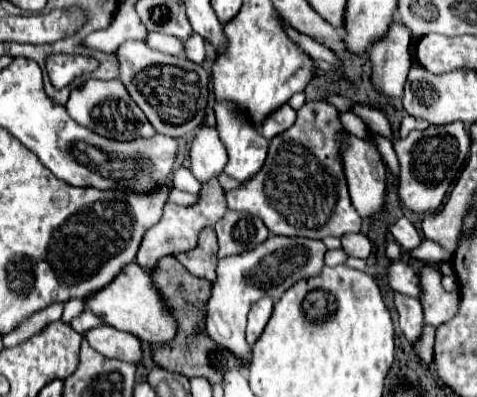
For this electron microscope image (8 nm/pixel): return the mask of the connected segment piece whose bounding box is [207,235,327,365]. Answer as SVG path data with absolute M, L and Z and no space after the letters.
M273 235L267 241L259 243L251 251L241 255L229 255L219 259L217 281L213 283L213 295L207 303L207 333L221 347L231 349L233 355L239 355L247 365L251 359L251 347L245 341L245 319L253 303L263 295L279 299L291 285L305 277L315 277L323 269L323 255L327 247L323 241L305 239L305 237L279 237Z

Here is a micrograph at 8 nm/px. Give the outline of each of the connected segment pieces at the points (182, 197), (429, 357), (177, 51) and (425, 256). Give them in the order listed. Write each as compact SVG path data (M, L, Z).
M173 188L169 194L168 201L183 205L183 206L190 206L196 203L198 200L198 196L195 194L191 194L185 191L181 191L179 189Z
M425 325L421 339L415 343L415 355L425 363L425 365L433 365L433 343L435 343L435 327Z
M149 33L147 35L147 45L151 49L157 49L157 51L163 51L163 53L169 53L169 55L181 55L183 53L183 41L175 39L175 37L169 37L169 35Z
M426 238L422 240L417 249L410 252L410 255L415 259L433 264L450 262L452 258L452 255L438 243Z

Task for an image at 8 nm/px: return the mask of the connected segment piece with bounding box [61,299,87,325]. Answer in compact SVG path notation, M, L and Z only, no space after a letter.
M73 299L71 303L65 303L65 309L63 309L63 317L61 317L61 321L63 321L65 325L69 325L71 319L73 319L73 317L79 317L85 309L87 309L87 307L85 307L85 299Z

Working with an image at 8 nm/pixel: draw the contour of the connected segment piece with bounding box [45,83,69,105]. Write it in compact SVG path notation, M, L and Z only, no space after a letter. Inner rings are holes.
M45 83L45 91L47 91L47 97L53 101L55 99L55 103L59 103L59 105L65 105L67 103L67 99L69 99L69 87L65 87L65 89L53 89L53 87L49 87L47 83Z

